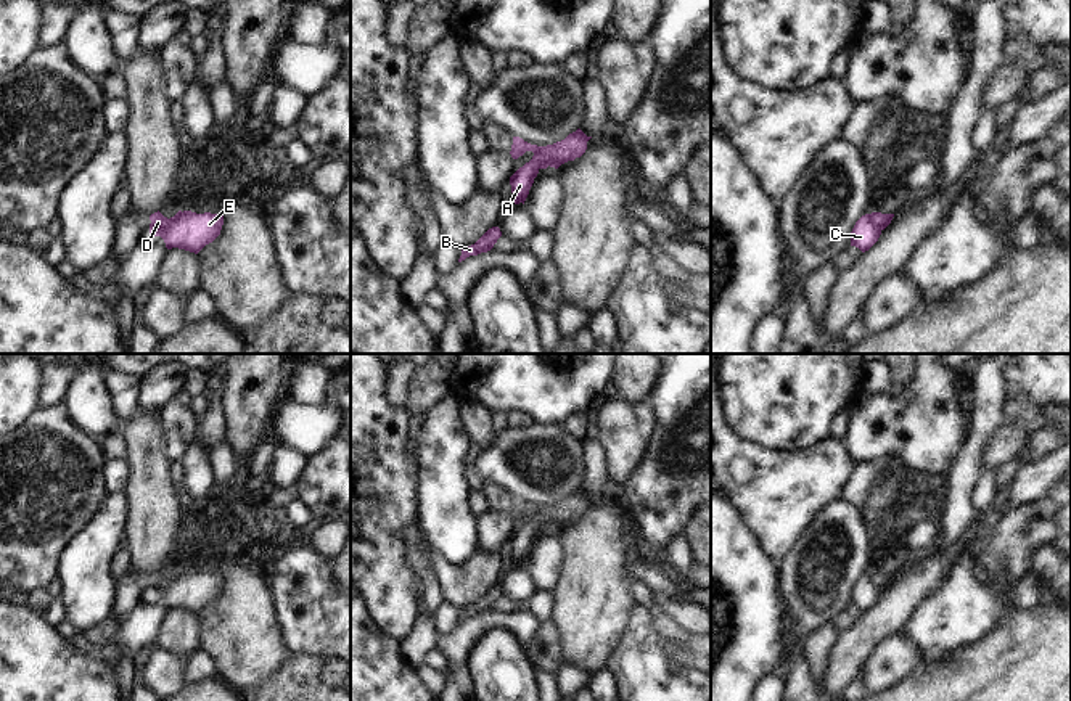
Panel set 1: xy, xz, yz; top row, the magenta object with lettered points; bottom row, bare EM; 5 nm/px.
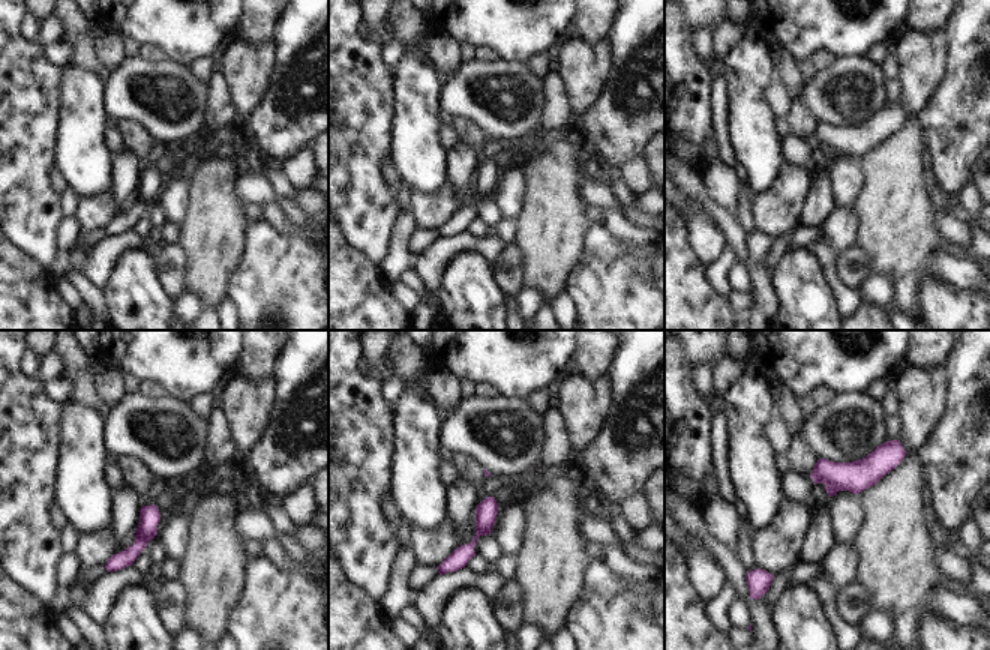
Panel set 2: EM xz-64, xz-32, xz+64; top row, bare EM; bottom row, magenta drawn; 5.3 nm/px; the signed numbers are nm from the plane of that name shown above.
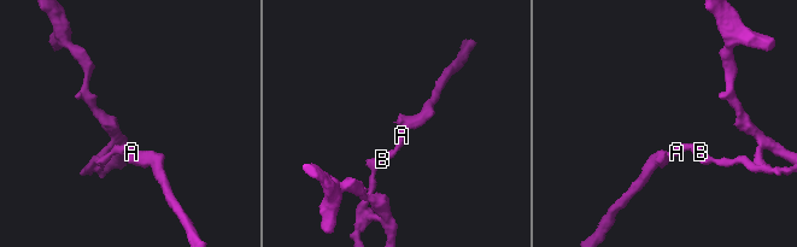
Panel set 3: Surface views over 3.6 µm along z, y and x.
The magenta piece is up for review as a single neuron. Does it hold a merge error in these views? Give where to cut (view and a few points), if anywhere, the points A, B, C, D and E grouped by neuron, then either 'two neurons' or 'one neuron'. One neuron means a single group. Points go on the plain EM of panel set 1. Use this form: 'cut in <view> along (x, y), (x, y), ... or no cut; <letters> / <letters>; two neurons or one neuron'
cut in xz along (534, 512), (539, 512), (549, 524); A B / C D E; two neurons

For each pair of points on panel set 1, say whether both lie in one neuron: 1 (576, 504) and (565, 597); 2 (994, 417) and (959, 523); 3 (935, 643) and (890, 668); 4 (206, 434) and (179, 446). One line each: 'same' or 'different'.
1: different
2: same
3: different
4: different

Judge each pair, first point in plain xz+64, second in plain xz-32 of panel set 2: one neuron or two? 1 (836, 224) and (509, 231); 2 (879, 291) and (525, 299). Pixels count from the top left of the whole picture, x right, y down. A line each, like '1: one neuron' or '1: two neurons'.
1: one neuron
2: one neuron

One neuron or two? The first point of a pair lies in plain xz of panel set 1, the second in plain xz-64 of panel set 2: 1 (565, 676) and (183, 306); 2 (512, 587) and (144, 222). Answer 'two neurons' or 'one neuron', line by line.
1: one neuron
2: two neurons

